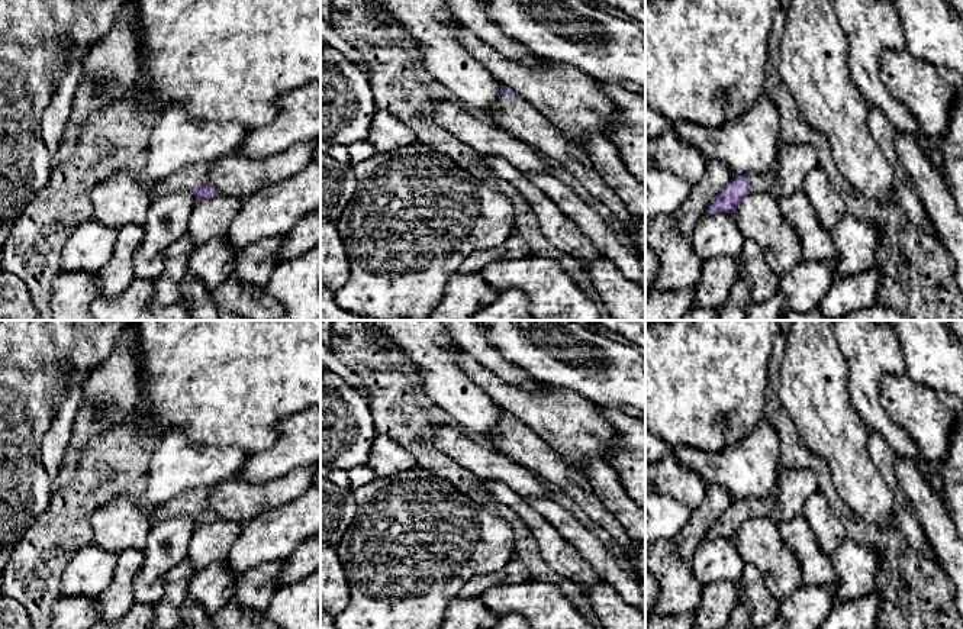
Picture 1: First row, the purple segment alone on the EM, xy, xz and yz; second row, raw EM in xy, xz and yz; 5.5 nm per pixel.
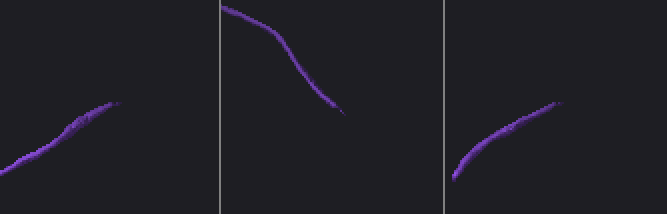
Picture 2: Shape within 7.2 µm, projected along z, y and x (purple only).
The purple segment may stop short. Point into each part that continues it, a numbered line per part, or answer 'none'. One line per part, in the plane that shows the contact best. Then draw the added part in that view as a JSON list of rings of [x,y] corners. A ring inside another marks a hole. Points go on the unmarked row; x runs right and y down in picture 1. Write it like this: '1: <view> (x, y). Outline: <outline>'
1: xy (192, 502). Outline: [[[194,487],[157,507],[155,515],[161,520],[175,516],[193,517],[209,507],[209,494],[210,487]]]

